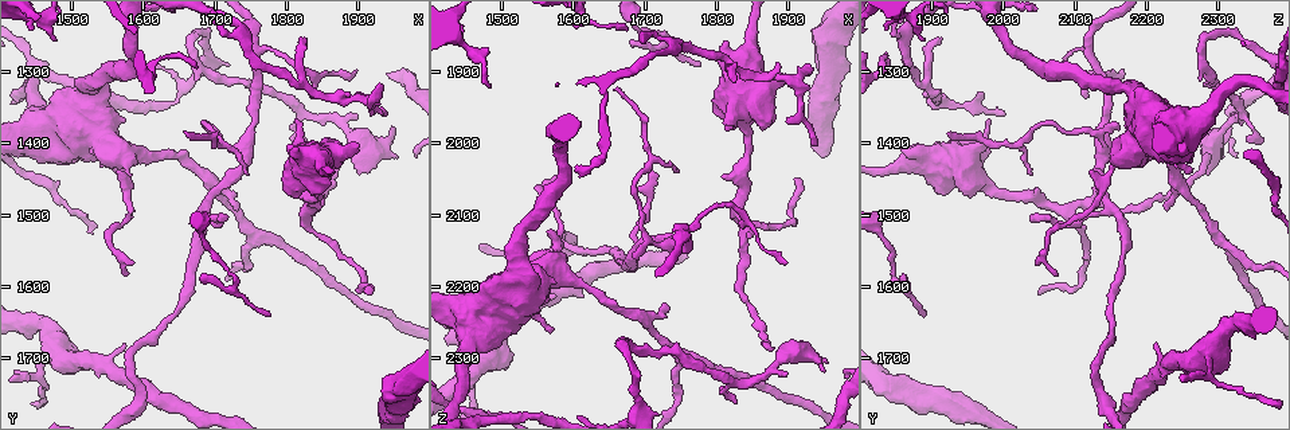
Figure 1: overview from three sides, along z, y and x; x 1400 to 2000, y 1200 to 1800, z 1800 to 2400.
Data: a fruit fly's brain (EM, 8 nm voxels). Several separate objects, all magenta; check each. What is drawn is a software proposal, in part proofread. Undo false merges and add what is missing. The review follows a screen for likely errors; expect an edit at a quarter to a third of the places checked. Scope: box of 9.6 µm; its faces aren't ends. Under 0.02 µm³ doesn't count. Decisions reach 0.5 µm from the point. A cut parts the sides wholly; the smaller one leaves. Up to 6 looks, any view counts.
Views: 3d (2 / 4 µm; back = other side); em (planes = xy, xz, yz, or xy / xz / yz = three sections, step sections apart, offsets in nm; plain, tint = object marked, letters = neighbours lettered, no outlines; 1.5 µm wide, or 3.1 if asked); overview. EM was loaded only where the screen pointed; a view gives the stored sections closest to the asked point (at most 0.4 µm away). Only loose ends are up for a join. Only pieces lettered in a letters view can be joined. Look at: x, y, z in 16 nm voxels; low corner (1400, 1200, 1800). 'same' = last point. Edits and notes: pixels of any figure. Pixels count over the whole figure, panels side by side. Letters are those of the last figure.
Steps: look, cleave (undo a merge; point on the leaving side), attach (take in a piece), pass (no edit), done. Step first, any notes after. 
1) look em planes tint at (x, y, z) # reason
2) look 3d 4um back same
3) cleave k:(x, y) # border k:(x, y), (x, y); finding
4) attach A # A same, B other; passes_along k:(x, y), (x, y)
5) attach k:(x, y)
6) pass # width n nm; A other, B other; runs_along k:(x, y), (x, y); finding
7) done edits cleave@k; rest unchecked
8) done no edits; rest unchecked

look em planes letters at (1810, 1365, 1985) # an open end

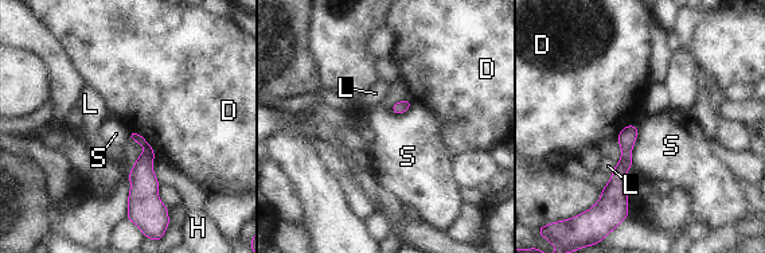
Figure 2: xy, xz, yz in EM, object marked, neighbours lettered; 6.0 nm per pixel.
pass # longest_contact S 220 nm; D other, H other, L other, S other; border 2:(639, 129), (631, 152), (631, 166); no lettered piece goes on from it

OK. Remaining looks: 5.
look 3d 2um back at (1935, 1360, 2005) # an open end

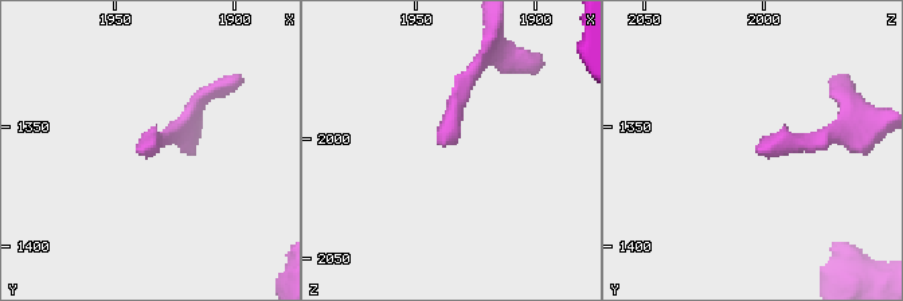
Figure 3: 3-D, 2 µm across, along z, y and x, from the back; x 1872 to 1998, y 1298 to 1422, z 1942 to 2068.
look em xy step 4 letters at (1938, 1360, 2003) # now the EM

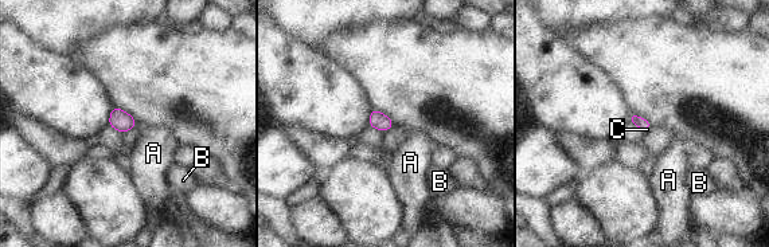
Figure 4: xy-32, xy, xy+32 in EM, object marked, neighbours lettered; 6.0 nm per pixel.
look em planes letters same # another direction

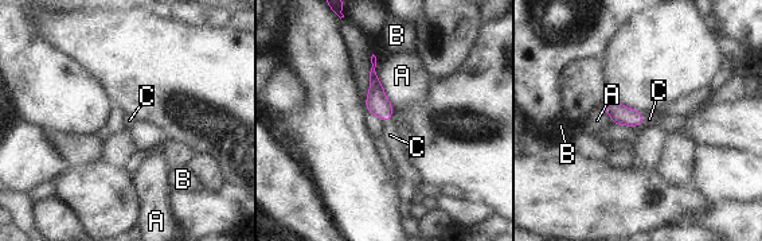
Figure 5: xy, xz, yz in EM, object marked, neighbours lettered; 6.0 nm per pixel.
attach C # width 120 nm; A other, B other, C same; passes_along 5:(621, 115), (643, 120), (649, 119); it goes on there

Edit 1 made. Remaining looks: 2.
look em planes letters at (1775, 1635, 1895)

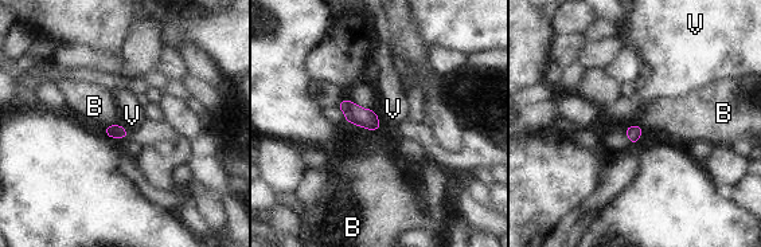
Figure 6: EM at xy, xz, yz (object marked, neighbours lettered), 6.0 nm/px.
pass # longest_contact B 180 nm; B other, V other; border 6:(351, 122), (369, 129), (379, 129); no lettered piece goes on from it

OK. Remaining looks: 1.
done edits attach@5; rest unchecked

